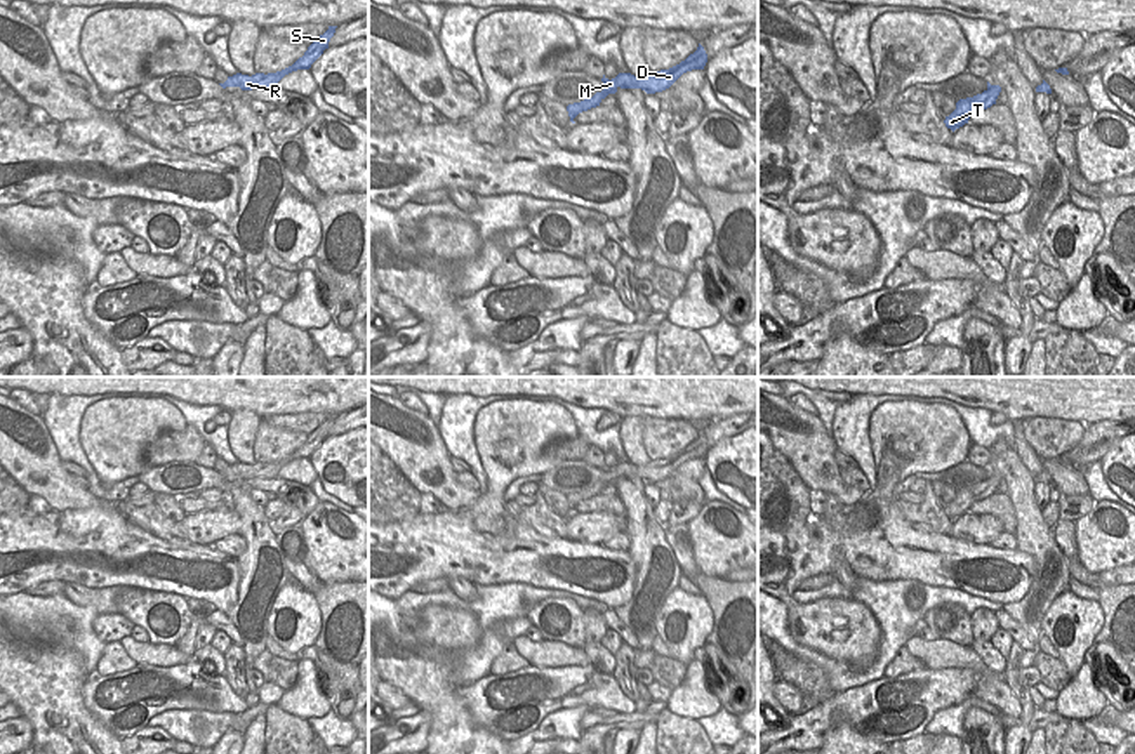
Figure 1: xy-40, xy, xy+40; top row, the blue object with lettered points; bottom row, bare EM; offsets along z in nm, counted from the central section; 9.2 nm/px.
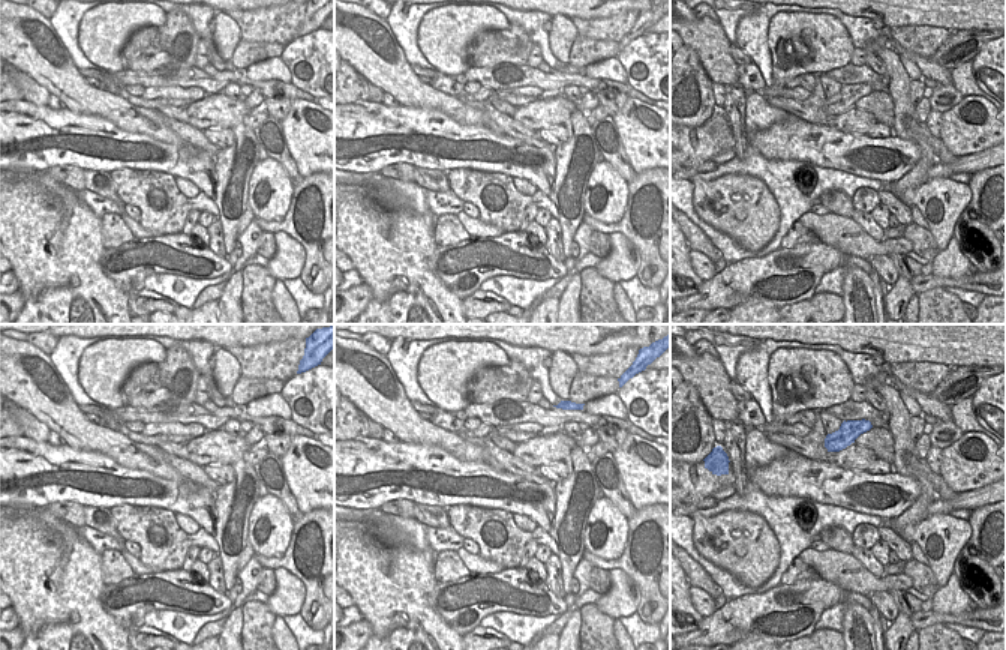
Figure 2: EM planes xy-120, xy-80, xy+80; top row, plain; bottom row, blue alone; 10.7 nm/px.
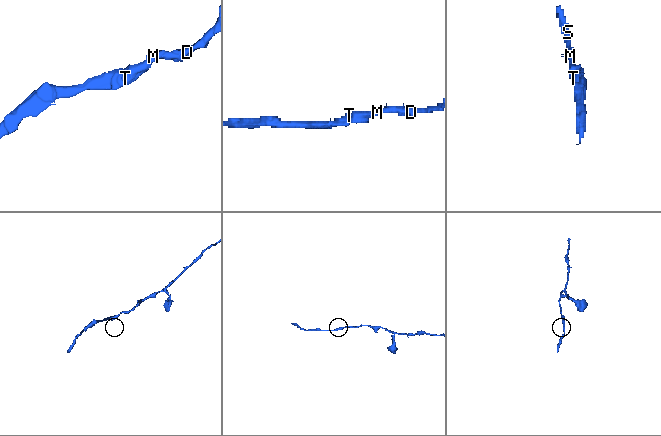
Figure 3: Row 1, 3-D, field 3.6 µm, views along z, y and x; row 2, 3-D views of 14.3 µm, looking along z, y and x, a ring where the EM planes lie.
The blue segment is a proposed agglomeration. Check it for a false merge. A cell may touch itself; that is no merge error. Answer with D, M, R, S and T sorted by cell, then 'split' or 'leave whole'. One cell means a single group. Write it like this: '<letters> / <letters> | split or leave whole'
D M R S T | leave whole

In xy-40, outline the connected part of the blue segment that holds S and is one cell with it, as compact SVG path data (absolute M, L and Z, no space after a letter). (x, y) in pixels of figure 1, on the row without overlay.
M329 415L329 419L320 424L304 441L302 446L299 446L292 455L276 460L276 462L256 462L252 466L236 462L233 466L228 466L224 473L219 473L222 478L226 476L240 476L242 480L252 480L252 478L262 478L262 480L273 480L278 476L278 471L297 459L309 459L311 453L323 443L325 438L329 438L329 431L334 426L337 415Z

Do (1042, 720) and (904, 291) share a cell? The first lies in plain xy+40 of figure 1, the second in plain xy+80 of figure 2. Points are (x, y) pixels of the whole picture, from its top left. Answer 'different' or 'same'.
different

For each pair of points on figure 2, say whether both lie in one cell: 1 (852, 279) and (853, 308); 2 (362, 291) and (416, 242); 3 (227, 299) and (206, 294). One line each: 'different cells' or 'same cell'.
1: same cell
2: different cells
3: different cells

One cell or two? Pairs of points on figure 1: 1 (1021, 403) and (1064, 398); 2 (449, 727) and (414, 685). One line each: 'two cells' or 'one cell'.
1: one cell
2: one cell

